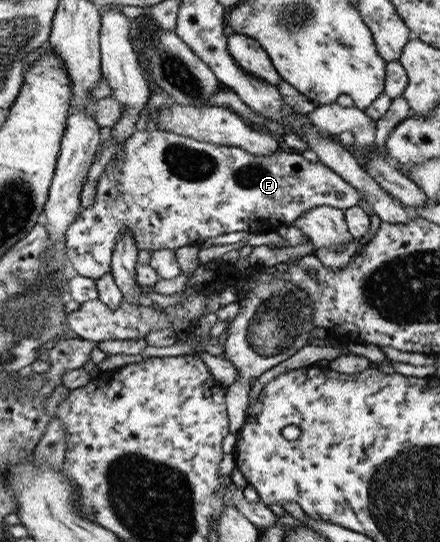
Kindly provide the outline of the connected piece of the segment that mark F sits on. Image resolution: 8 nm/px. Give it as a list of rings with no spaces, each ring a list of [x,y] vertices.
[[[139,126],[139,128],[132,133],[132,136],[127,138],[124,144],[120,144],[116,147],[116,152],[112,156],[112,161],[106,165],[102,175],[100,175],[98,179],[96,195],[92,207],[82,208],[75,218],[75,221],[66,229],[64,236],[65,253],[67,254],[70,264],[72,264],[72,268],[76,270],[78,275],[96,280],[99,276],[106,274],[106,271],[109,271],[112,249],[114,248],[115,242],[118,237],[126,233],[133,236],[137,250],[144,248],[148,250],[149,254],[152,254],[153,250],[158,249],[177,249],[186,245],[199,245],[202,244],[206,238],[212,238],[212,236],[218,236],[218,234],[240,232],[240,230],[259,233],[263,232],[262,230],[278,229],[280,226],[291,226],[294,224],[296,218],[312,207],[326,205],[343,211],[351,206],[356,206],[359,202],[364,200],[364,195],[360,194],[359,190],[350,186],[343,178],[340,178],[335,172],[332,172],[327,166],[324,166],[323,163],[320,161],[310,162],[304,159],[299,152],[287,153],[282,151],[282,149],[278,149],[275,153],[269,155],[253,155],[238,147],[220,146],[218,144],[210,144],[209,142],[198,142],[193,138],[180,136],[179,134],[172,134],[171,132],[164,132],[163,130],[156,130],[151,127]]]

